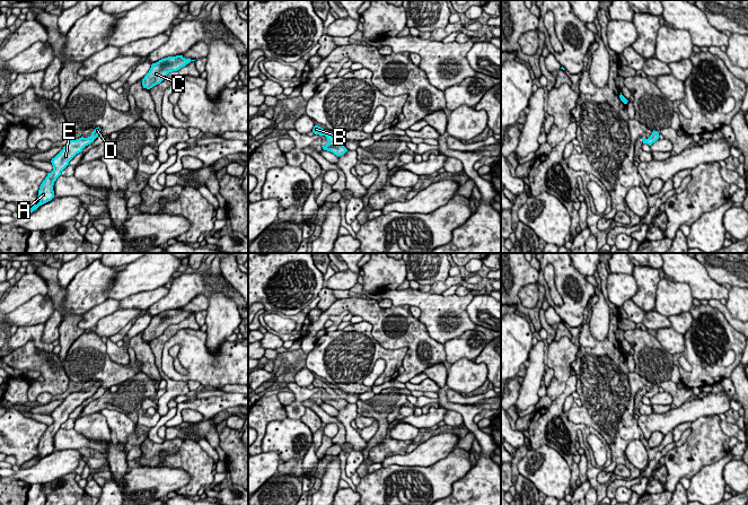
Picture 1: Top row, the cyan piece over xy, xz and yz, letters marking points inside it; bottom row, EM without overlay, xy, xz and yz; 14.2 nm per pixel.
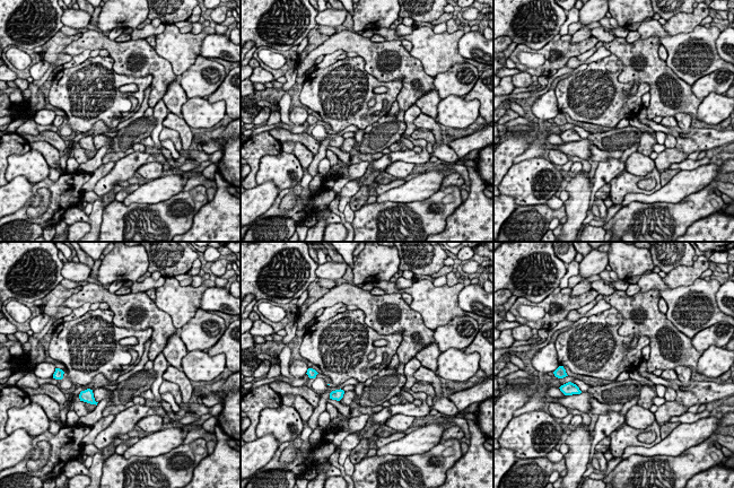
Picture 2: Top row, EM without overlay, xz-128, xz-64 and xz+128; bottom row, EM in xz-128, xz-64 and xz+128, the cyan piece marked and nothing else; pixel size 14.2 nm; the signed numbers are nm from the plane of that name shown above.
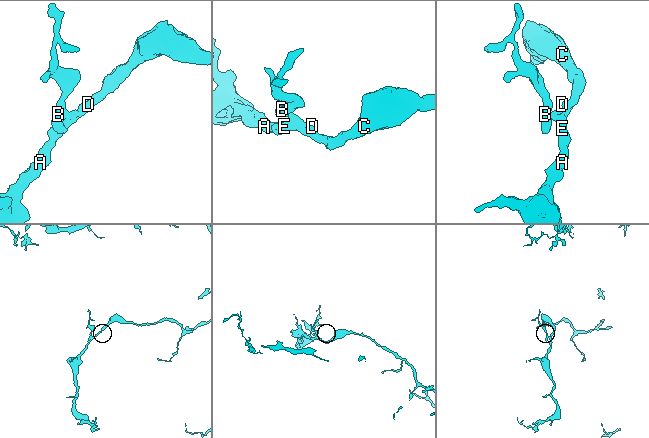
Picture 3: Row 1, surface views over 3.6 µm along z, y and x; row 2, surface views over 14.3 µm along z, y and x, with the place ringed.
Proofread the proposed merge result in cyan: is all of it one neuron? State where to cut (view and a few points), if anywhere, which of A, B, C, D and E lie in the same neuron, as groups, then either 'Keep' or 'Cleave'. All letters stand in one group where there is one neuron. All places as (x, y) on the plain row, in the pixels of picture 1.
No split. Groups: A B C D E. Keep

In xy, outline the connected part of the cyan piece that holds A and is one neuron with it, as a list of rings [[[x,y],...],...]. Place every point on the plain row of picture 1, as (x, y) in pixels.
[[[98,380],[91,385],[91,389],[88,391],[81,390],[76,393],[70,393],[63,400],[63,402],[54,411],[52,411],[51,416],[53,418],[53,424],[51,426],[47,426],[47,429],[42,435],[39,443],[38,443],[39,455],[24,463],[23,464],[24,467],[33,465],[39,459],[51,454],[54,451],[53,438],[56,432],[61,428],[61,425],[69,418],[69,415],[77,407],[81,406],[86,399],[94,395],[94,393],[98,390],[99,386],[100,386],[100,382]]]

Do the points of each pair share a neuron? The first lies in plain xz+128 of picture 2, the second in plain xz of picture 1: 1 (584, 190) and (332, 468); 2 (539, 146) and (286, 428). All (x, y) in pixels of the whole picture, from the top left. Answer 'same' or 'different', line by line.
1: same
2: different

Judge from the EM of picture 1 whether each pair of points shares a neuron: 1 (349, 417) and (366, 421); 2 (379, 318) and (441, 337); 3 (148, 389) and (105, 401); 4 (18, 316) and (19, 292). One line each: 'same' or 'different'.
1: different
2: different
3: same
4: different

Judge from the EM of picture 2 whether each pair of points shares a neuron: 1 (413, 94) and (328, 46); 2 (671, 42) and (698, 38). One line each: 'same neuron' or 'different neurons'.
1: same neuron
2: same neuron

